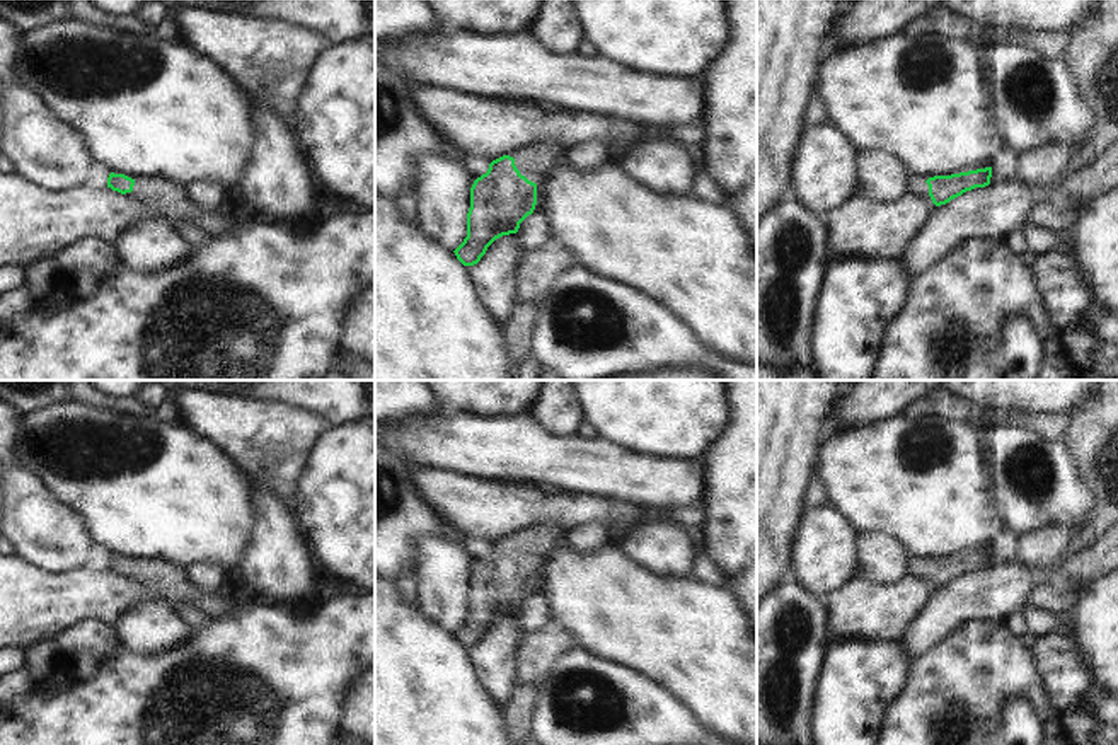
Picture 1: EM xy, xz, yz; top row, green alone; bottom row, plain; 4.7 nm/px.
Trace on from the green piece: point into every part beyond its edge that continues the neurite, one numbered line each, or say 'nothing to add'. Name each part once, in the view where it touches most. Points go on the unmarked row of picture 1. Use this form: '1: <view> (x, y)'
1: xz (537, 542)

